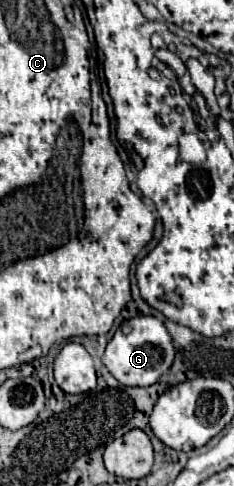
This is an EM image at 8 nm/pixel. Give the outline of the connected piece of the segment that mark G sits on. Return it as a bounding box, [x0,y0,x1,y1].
[101,316,175,386]

